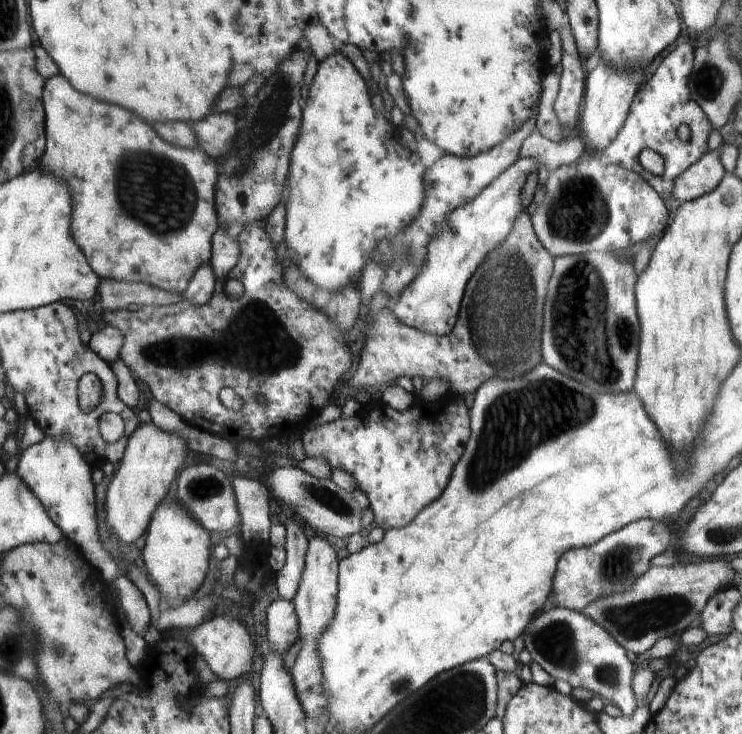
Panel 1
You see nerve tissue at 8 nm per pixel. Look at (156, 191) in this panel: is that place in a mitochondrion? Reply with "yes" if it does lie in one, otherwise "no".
yes

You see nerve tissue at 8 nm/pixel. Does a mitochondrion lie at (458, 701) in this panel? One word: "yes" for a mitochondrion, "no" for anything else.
yes

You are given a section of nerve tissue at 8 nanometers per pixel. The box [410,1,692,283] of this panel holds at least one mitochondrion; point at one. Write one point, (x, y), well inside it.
(577, 211)

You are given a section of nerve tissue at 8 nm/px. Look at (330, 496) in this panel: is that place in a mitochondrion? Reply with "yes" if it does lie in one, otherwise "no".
yes

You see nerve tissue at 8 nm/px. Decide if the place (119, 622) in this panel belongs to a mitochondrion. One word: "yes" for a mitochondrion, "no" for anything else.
no

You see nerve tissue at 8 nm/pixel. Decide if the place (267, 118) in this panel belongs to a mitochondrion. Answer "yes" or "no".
yes

